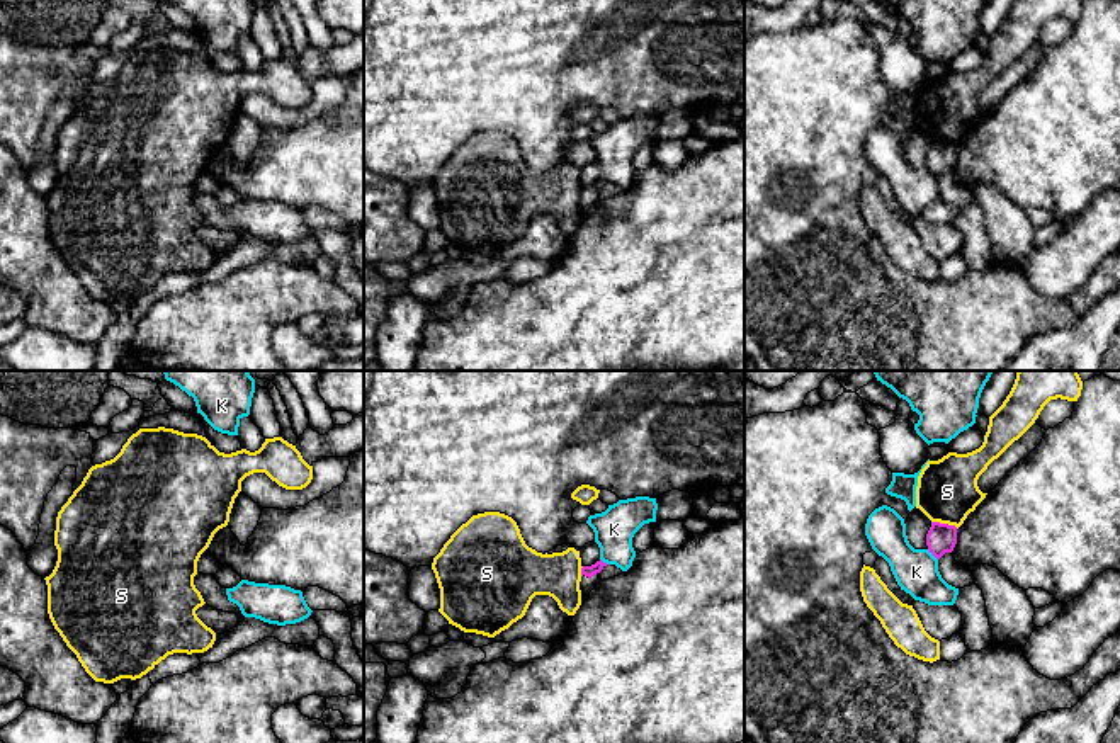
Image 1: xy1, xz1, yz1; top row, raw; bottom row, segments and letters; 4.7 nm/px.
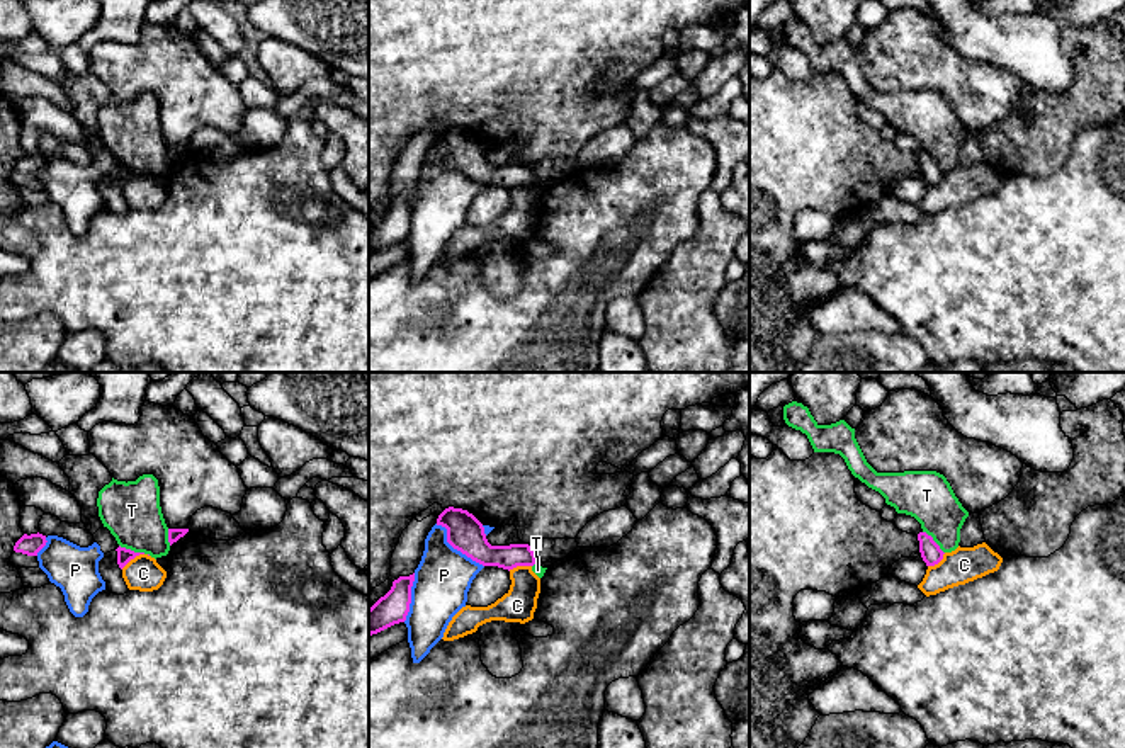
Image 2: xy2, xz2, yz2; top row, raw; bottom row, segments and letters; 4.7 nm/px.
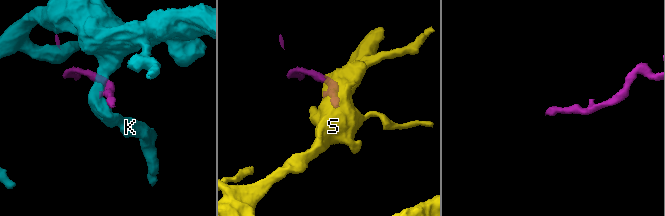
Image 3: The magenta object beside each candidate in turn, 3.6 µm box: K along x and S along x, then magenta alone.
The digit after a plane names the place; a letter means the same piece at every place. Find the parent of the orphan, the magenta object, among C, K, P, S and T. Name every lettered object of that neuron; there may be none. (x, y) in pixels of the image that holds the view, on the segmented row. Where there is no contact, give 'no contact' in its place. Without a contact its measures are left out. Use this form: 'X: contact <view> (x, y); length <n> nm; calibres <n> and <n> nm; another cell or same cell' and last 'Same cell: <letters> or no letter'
C: contact xy2 (131, 558); length 130 nm; calibres 70 and 170 nm; another cell
K: contact yz1 (932, 553); length 80 nm; calibres 140 and 200 nm; another cell
P: contact xz2 (454, 548); length 300 nm; calibres 180 and 260 nm; another cell
S: contact yz1 (945, 524); length 130 nm; calibres 140 and 300 nm; another cell
T: contact xy2 (133, 551); length 130 nm; calibres 70 and 280 nm; another cell
Same cell: no letter

